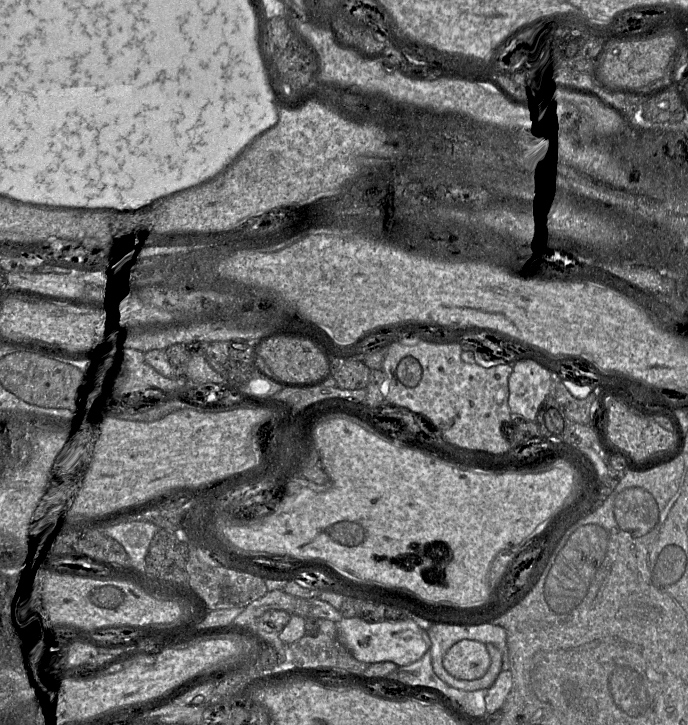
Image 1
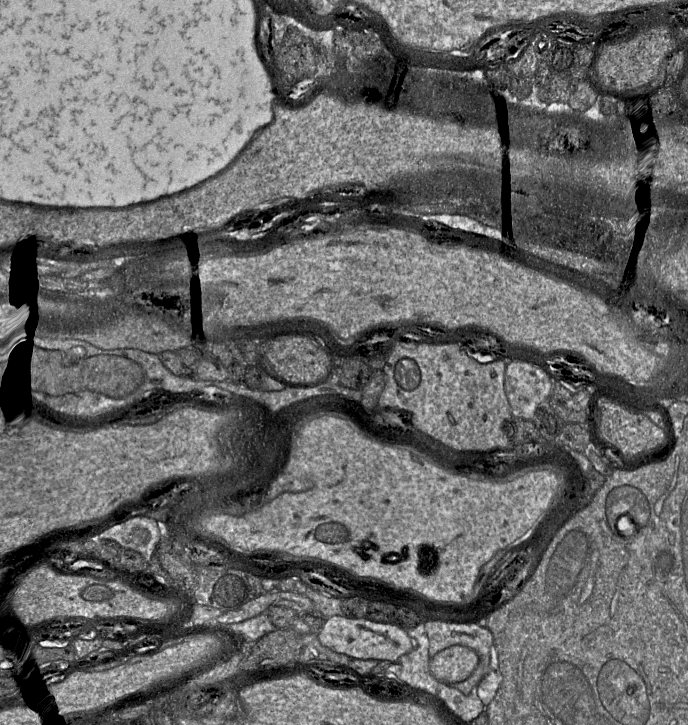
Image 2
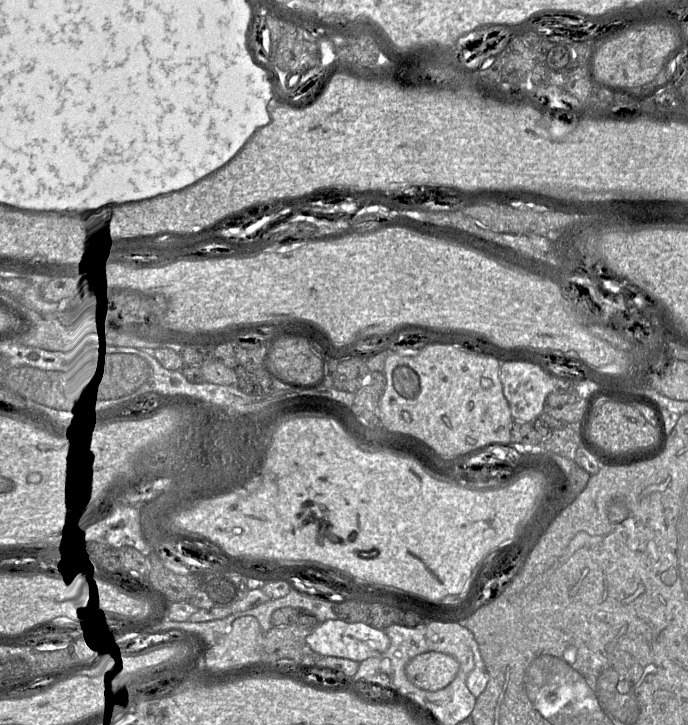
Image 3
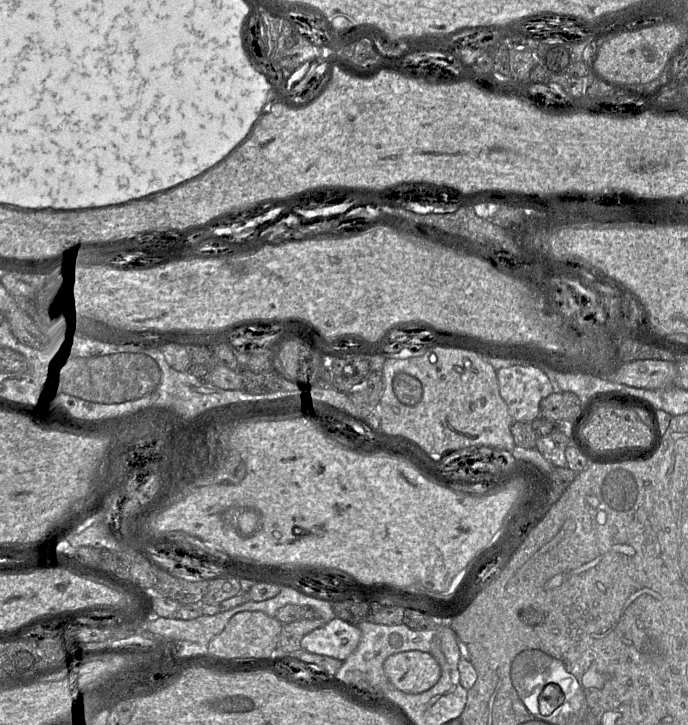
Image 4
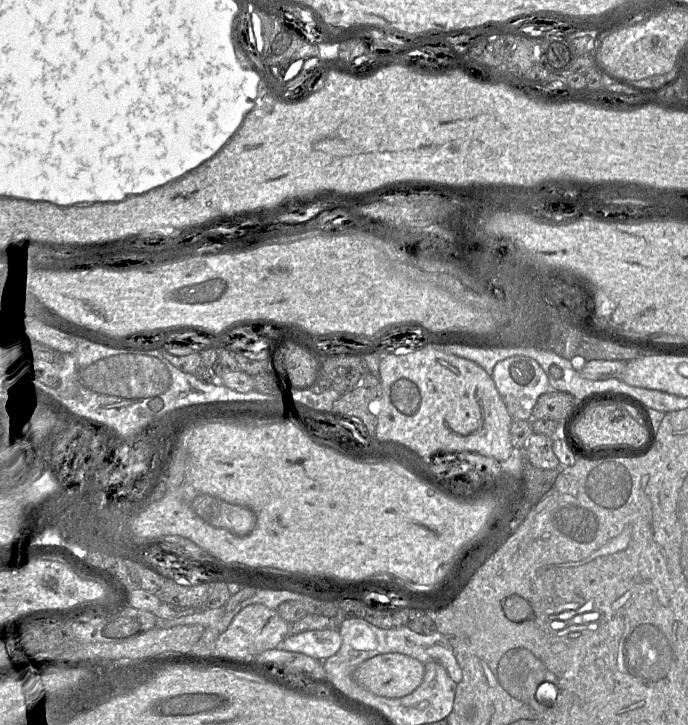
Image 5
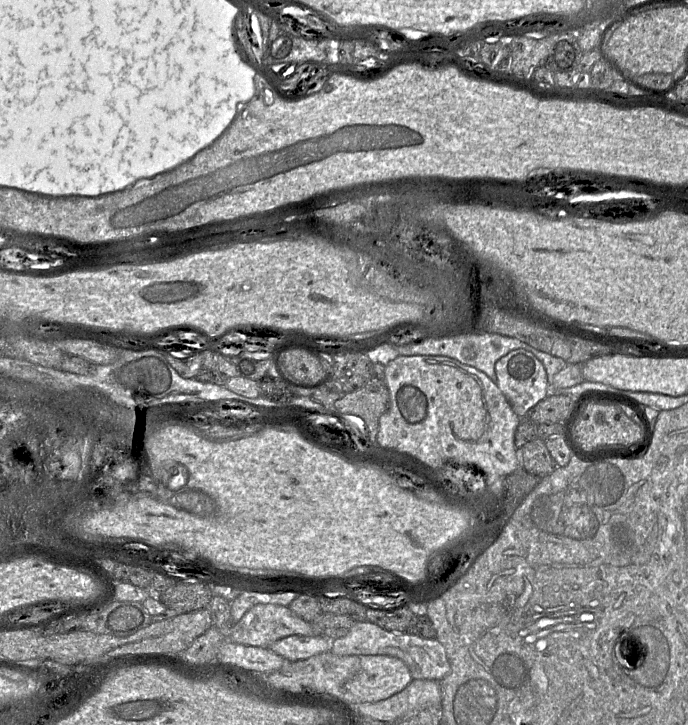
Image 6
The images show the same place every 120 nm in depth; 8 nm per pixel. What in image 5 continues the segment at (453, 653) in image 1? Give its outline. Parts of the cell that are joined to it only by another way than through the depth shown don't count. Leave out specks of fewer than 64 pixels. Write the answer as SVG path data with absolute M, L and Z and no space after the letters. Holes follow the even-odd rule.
M401 653L376 655L361 663L353 679L371 693L400 698L416 690L423 681L425 664Z

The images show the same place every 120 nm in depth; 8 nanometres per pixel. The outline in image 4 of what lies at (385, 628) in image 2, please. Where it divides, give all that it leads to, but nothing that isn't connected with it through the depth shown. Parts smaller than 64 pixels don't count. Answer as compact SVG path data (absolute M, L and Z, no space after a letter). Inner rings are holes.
M336 617L305 635L301 640L301 648L310 653L345 661L355 651L360 640L361 631L357 625Z

